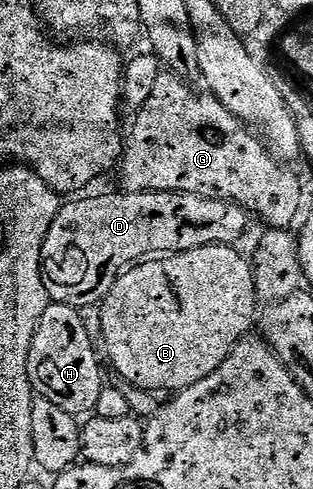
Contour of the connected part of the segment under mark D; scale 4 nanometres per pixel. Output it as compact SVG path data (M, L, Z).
M130 191L119 193L120 195L96 195L93 199L80 199L77 203L65 202L60 211L53 217L53 223L49 225L47 237L41 245L40 263L40 284L47 297L53 303L70 303L80 305L87 295L92 295L96 290L101 290L100 282L104 279L104 274L111 267L123 268L125 265L135 264L137 261L147 260L149 257L163 257L178 251L189 251L190 249L202 249L203 247L215 247L217 245L236 245L236 242L244 235L244 230L248 227L249 212L241 210L240 207L230 203L223 203L220 199L203 199L200 195L178 195L174 191Z

